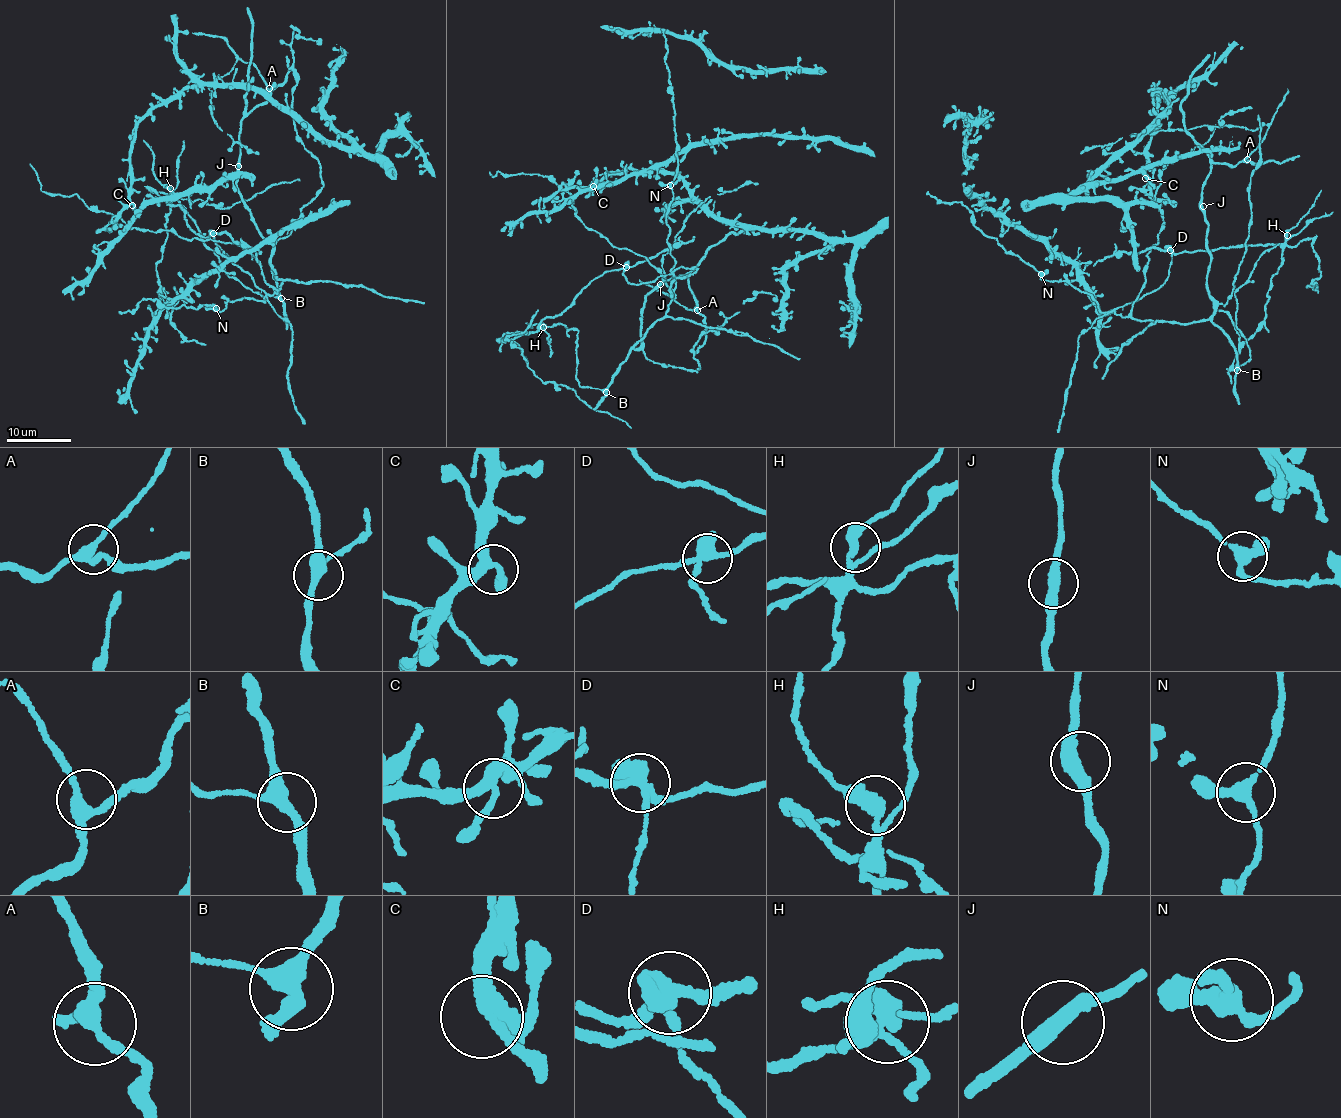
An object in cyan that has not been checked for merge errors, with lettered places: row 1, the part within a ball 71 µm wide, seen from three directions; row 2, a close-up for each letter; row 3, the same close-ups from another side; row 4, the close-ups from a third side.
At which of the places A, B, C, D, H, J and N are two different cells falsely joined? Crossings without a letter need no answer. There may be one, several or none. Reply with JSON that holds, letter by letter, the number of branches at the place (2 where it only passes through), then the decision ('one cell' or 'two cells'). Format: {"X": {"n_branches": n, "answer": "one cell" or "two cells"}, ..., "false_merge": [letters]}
{"A": {"n_branches": 3, "answer": "one cell"}, "B": {"n_branches": 3, "answer": "one cell"}, "C": {"n_branches": 3, "answer": "one cell"}, "D": {"n_branches": 3, "answer": "two cells"}, "H": {"n_branches": 3, "answer": "two cells"}, "J": {"n_branches": 2, "answer": "one cell"}, "N": {"n_branches": 3, "answer": "one cell"}, "false_merge": ["D", "H"]}

